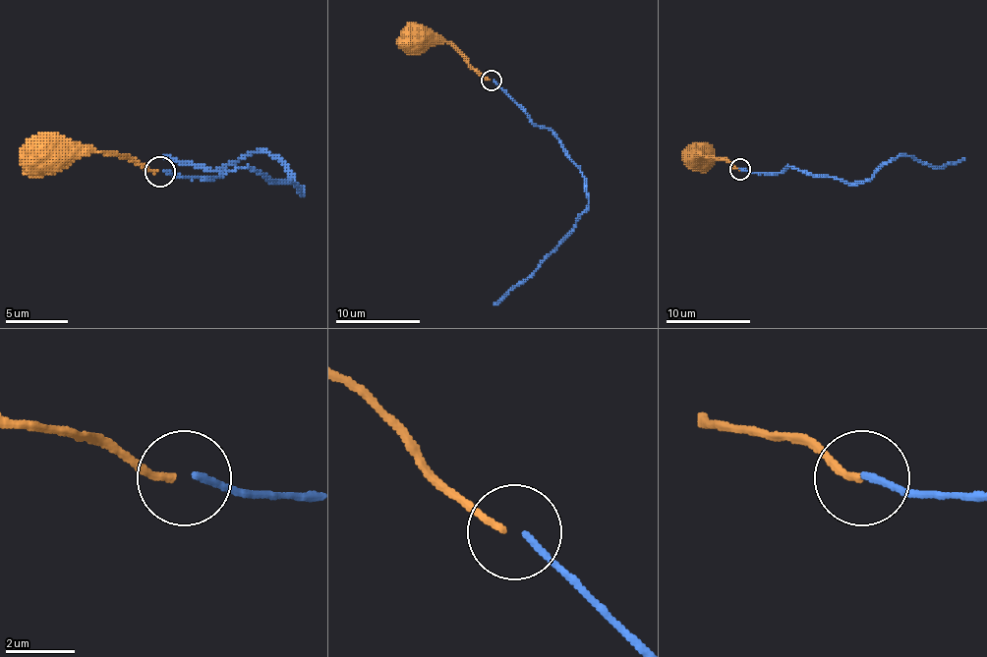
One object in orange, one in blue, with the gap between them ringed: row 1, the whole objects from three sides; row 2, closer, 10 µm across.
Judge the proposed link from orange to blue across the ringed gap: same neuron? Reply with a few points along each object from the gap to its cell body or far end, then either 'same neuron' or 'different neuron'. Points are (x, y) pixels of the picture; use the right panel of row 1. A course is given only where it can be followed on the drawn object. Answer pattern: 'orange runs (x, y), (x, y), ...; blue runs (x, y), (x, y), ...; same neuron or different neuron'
orange runs (739, 168), (725, 160), (699, 155); blue runs (739, 168), (782, 173), (789, 166), (842, 181), (867, 181), (899, 155), (914, 155), (937, 168), (964, 158); different neuron

